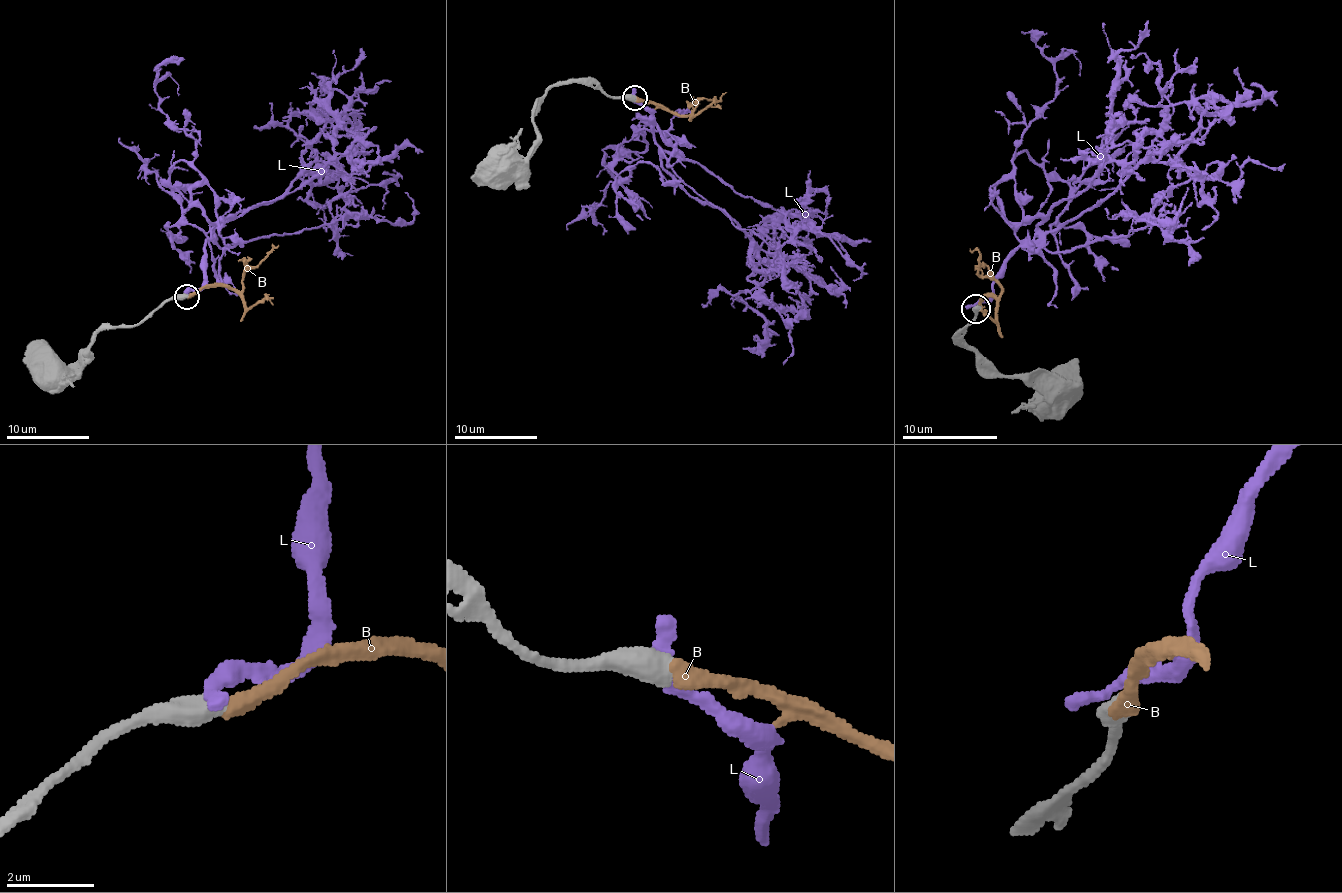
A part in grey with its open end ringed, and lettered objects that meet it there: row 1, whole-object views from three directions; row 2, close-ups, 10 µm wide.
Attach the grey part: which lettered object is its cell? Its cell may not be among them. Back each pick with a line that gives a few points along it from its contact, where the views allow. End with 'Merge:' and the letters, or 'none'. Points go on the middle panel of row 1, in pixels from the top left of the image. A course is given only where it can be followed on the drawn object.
B: course (634, 99), (659, 105), (690, 119), (694, 107), (704, 99), (718, 101), (727, 93)
Merge: B

